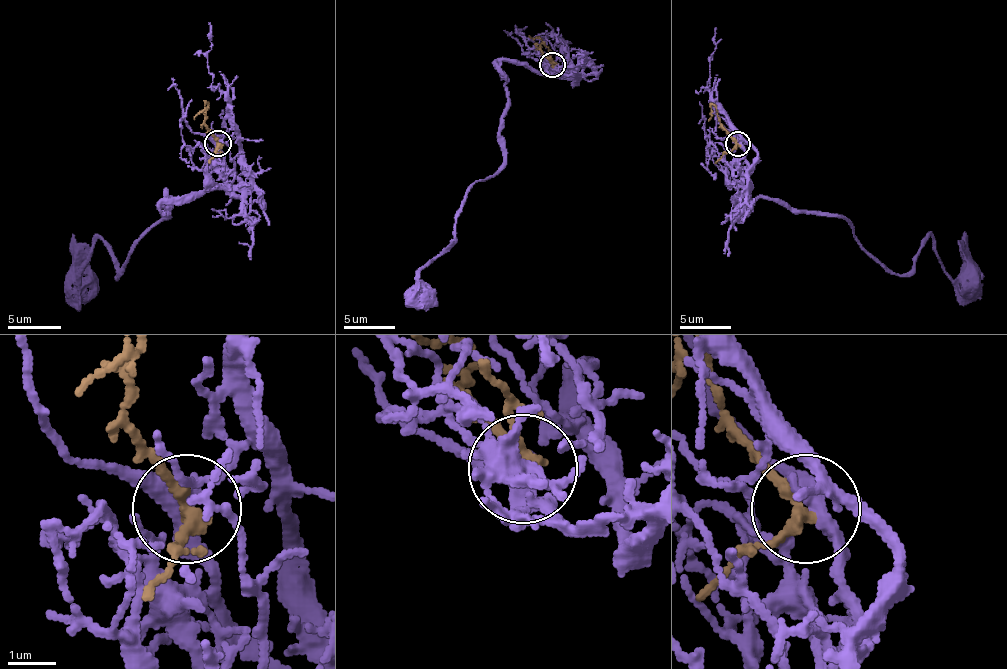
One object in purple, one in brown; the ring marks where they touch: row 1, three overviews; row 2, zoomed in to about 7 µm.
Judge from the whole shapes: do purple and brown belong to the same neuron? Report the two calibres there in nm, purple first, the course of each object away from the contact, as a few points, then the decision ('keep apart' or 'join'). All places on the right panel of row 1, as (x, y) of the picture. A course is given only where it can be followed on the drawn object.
calibres 400 and 240 nm; course purple (738, 143), (746, 186), (738, 202), (782, 199), (838, 214), (901, 275), (929, 235), (955, 281), (965, 232); course brown (738, 143), (715, 112), (708, 120); join

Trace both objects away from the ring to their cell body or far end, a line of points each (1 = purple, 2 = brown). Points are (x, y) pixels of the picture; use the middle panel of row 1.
1: (551, 65), (551, 73), (498, 65), (508, 109), (503, 165), (472, 185), (454, 239), (411, 292)
2: (551, 65), (528, 35)

